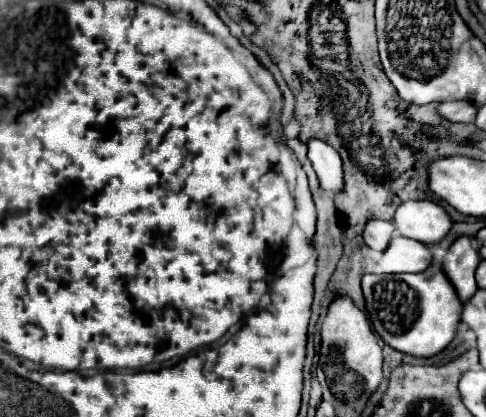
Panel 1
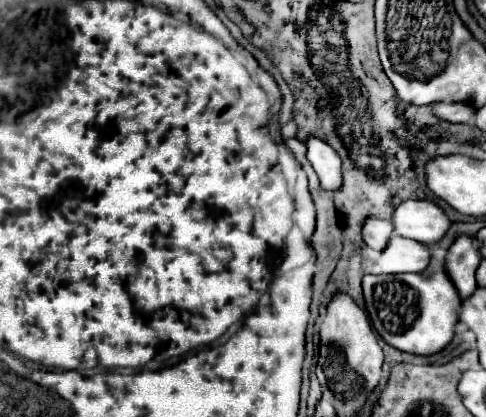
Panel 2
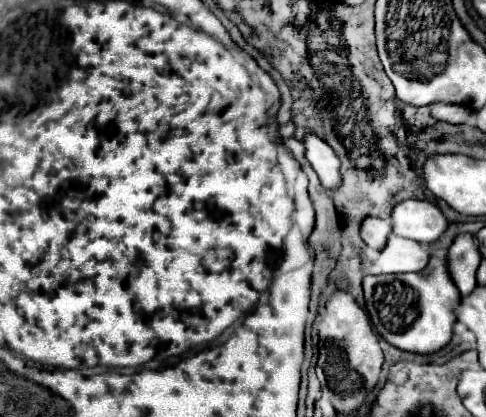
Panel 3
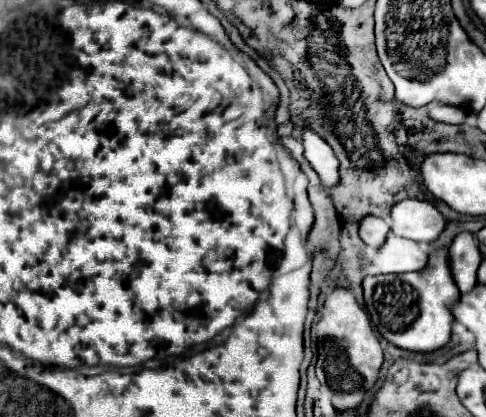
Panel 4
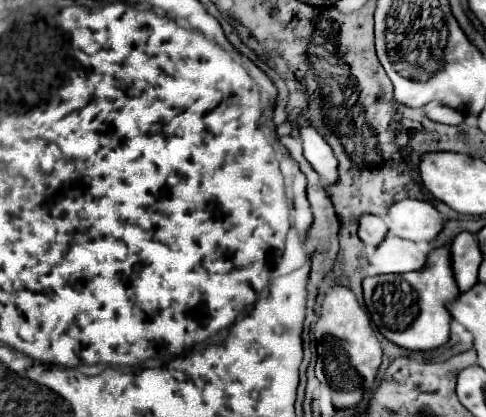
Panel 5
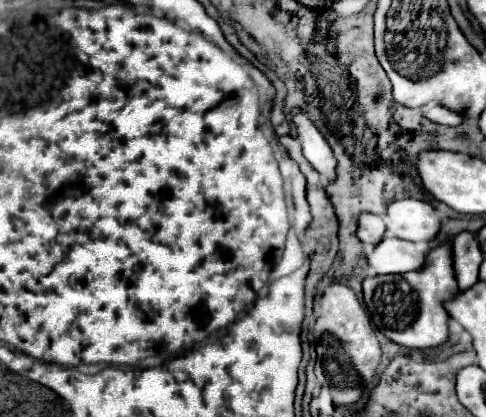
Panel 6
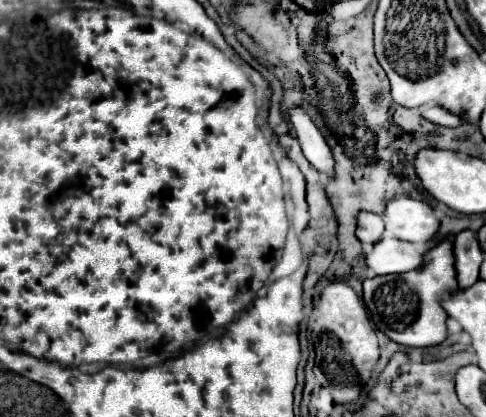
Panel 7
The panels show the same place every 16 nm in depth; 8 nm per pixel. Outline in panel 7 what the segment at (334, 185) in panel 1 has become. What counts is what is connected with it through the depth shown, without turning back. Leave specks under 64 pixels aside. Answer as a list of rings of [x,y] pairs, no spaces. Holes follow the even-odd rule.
[[[302,108],[290,110],[290,124],[294,126],[296,138],[302,146],[304,156],[310,160],[310,164],[322,174],[322,178],[332,176],[332,172],[334,172],[332,150],[328,148],[324,136],[318,132],[318,128],[308,118],[308,114]]]

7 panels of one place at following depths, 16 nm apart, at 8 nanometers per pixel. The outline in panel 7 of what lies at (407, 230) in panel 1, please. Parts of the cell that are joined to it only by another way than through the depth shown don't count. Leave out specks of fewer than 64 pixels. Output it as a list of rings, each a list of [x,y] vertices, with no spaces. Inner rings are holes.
[[[412,198],[392,200],[384,214],[384,236],[394,236],[408,242],[428,242],[440,228],[440,220],[432,206]]]

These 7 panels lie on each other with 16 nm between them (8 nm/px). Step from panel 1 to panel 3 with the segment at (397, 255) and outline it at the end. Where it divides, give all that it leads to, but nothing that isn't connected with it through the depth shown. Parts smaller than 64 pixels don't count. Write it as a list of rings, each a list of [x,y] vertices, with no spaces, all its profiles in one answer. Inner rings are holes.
[[[390,236],[384,250],[376,258],[376,266],[384,274],[400,274],[400,272],[420,272],[428,266],[430,252],[424,250],[418,242]]]

